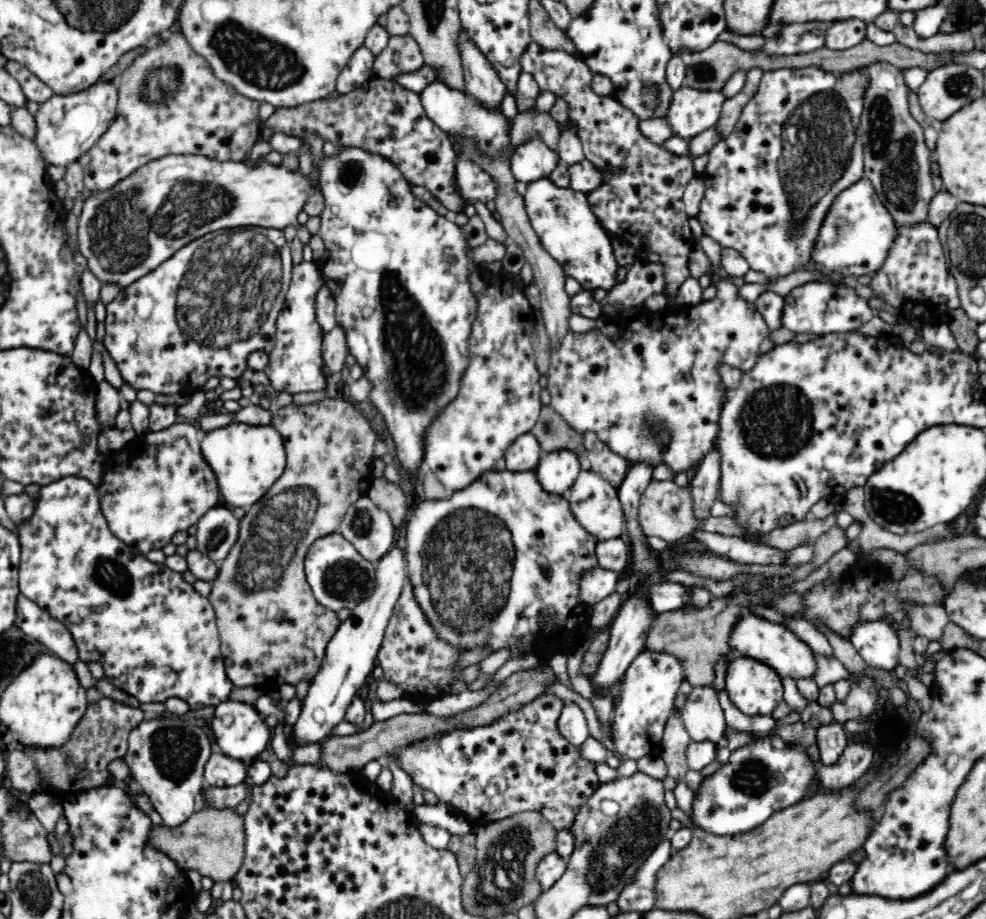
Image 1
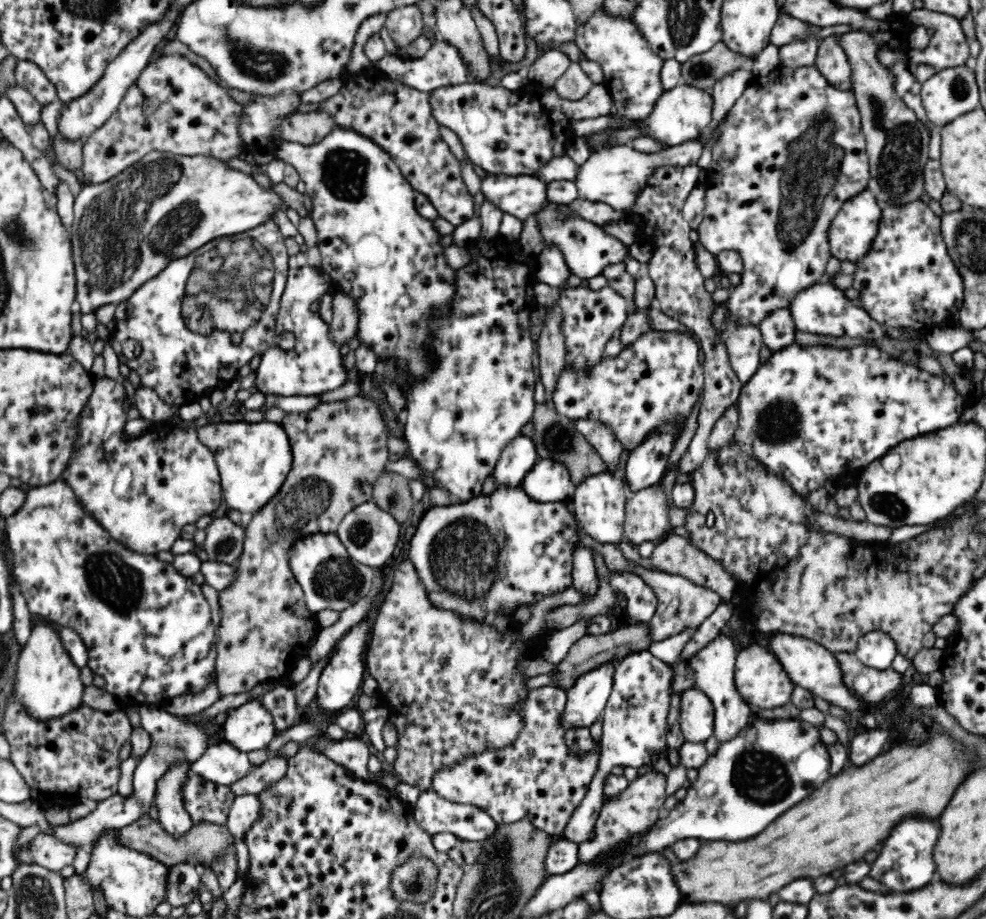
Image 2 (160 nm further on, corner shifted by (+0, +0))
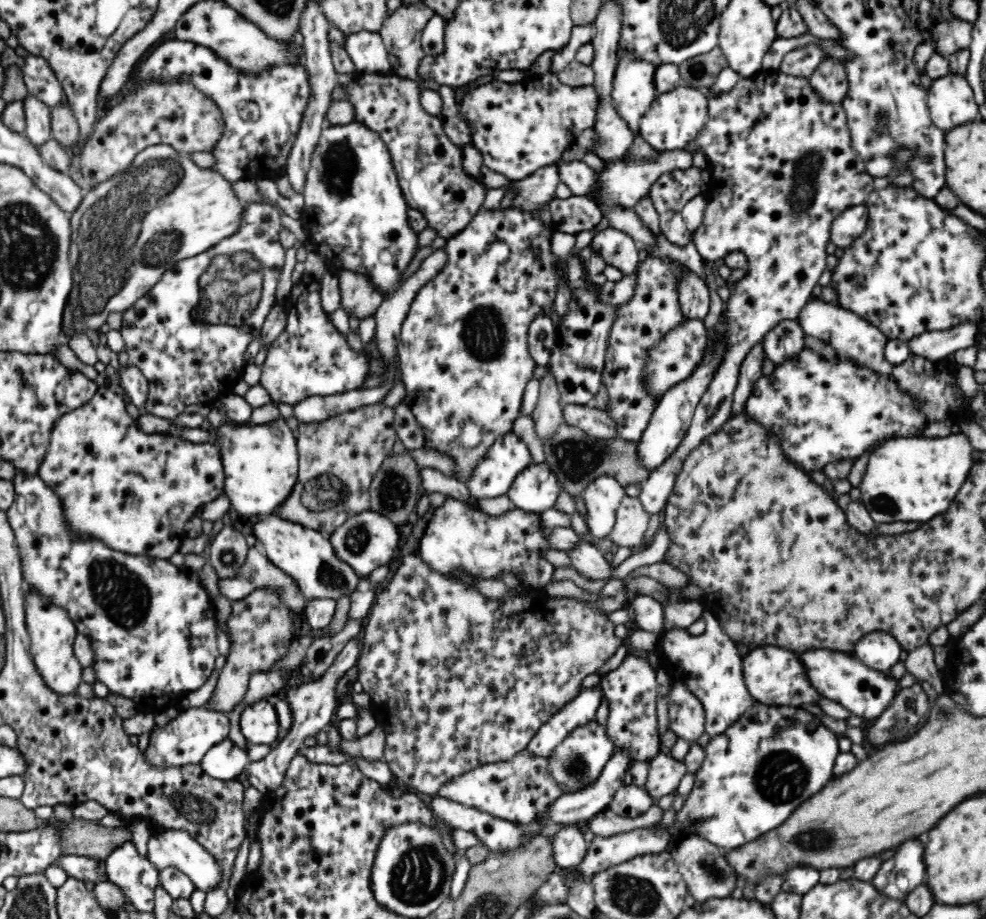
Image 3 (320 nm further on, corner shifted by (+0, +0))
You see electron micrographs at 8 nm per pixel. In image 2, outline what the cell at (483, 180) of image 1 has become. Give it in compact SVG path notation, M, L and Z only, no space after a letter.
M488 174L481 180L485 198L503 213L508 212L521 221L526 220L530 214L538 214L549 205L546 195L548 182L539 176Z

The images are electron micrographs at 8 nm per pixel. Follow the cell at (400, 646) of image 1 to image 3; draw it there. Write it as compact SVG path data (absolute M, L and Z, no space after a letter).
M414 553L402 557L392 580L379 592L375 601L360 636L362 651L357 662L357 680L362 684L363 692L370 695L371 703L368 709L376 719L376 726L384 731L383 759L389 765L394 780L402 780L408 787L434 796L439 794L444 784L467 774L474 768L486 764L510 762L518 752L524 752L538 729L577 697L577 694L584 689L582 681L586 676L600 674L602 666L616 654L624 641L614 633L616 624L611 621L609 613L599 609L596 602L570 596L547 597L545 587L529 588L522 584L520 589L508 587L500 599L494 600L482 595L474 585L464 583L457 576L433 570L419 554Z

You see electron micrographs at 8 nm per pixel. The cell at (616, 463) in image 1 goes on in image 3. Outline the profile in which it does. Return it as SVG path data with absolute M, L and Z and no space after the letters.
M594 404L566 405L563 410L566 423L585 430L594 438L611 439L618 437L614 421L608 417L606 411L599 410Z

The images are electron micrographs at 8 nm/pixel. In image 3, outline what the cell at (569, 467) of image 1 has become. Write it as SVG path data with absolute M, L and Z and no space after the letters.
M532 462L514 478L506 495L514 508L540 514L554 506L560 486L546 462Z

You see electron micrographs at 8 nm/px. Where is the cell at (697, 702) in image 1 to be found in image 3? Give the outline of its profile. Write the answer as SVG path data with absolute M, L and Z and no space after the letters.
M674 684L668 695L669 728L678 738L694 743L704 734L704 707L684 684Z

